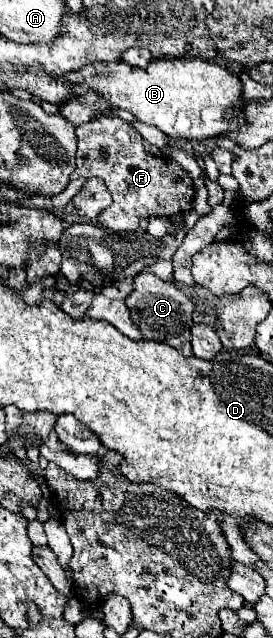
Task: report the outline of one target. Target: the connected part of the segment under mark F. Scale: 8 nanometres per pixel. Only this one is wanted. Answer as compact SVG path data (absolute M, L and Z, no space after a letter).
M104 116L92 122L86 122L76 128L78 134L78 156L76 156L76 170L72 178L100 178L112 194L112 204L98 214L98 224L112 232L136 232L138 222L142 218L170 218L174 214L184 214L192 210L194 200L194 184L188 172L174 162L172 158L152 156L142 146L142 136L122 118L118 116Z

